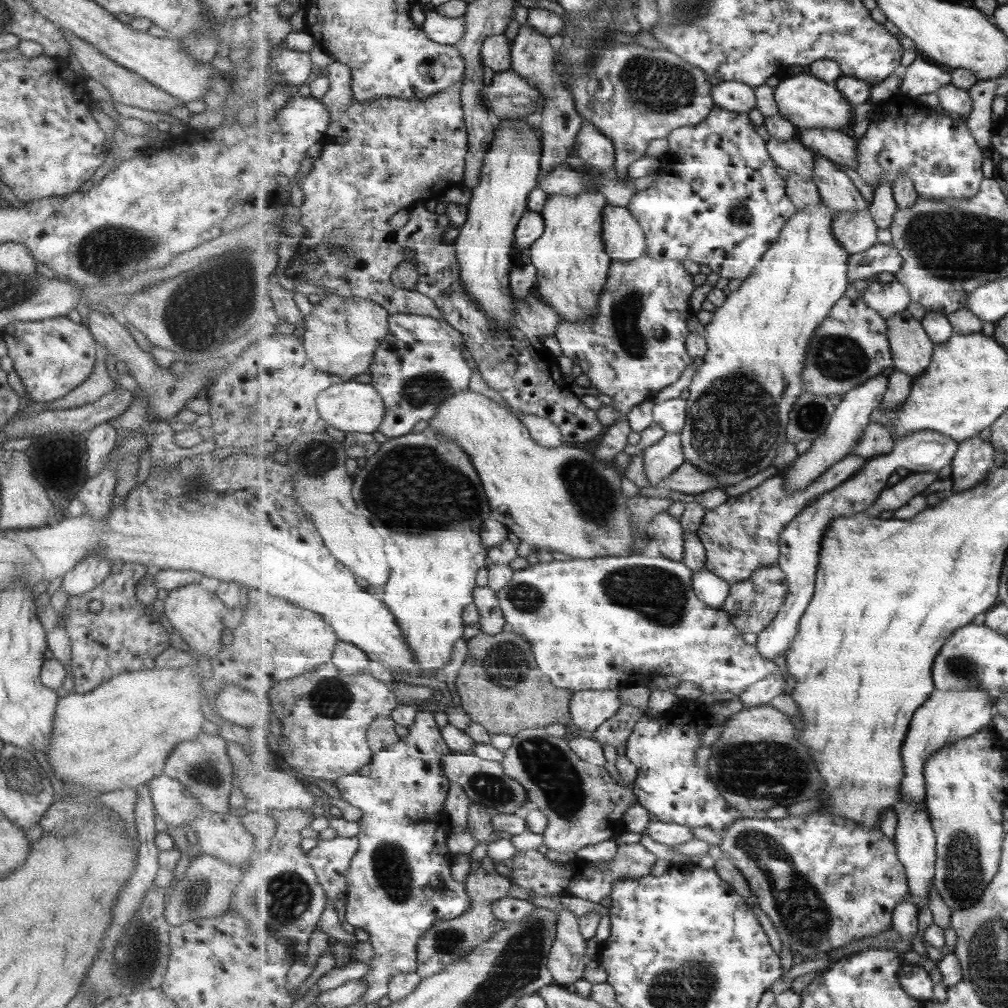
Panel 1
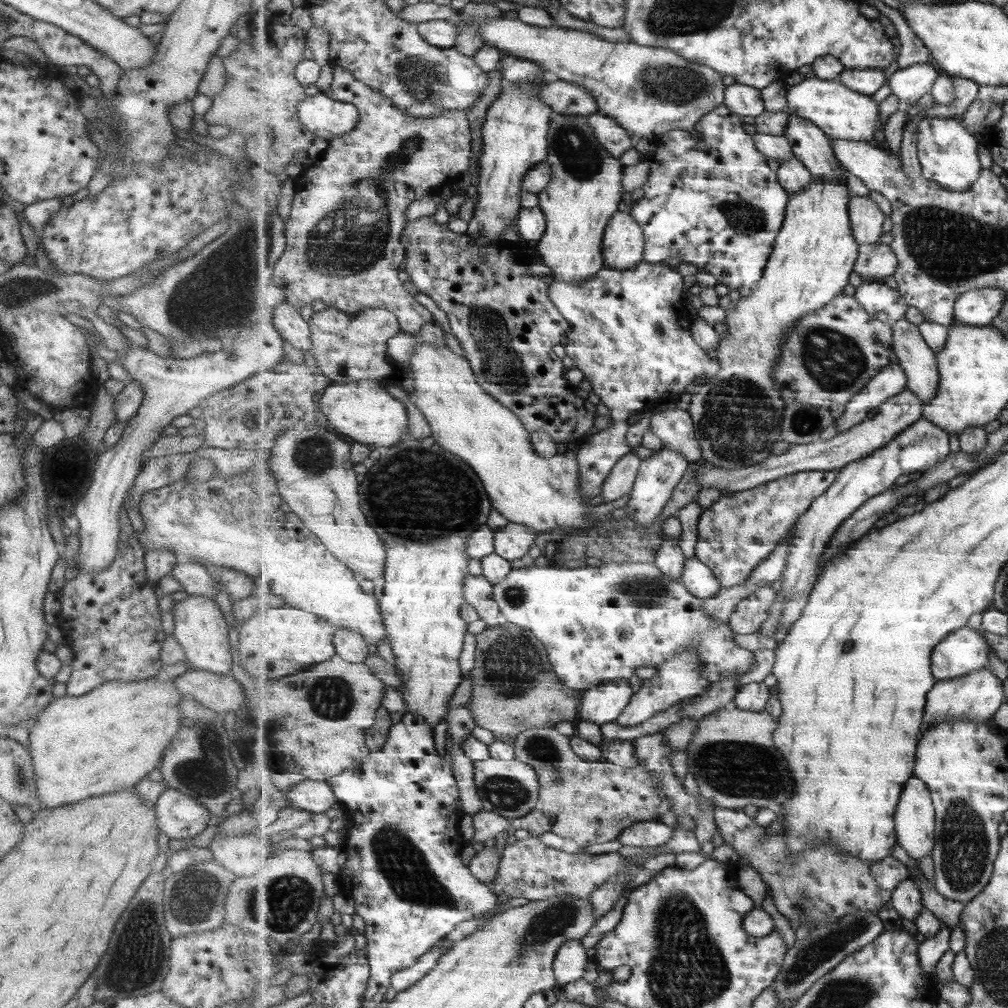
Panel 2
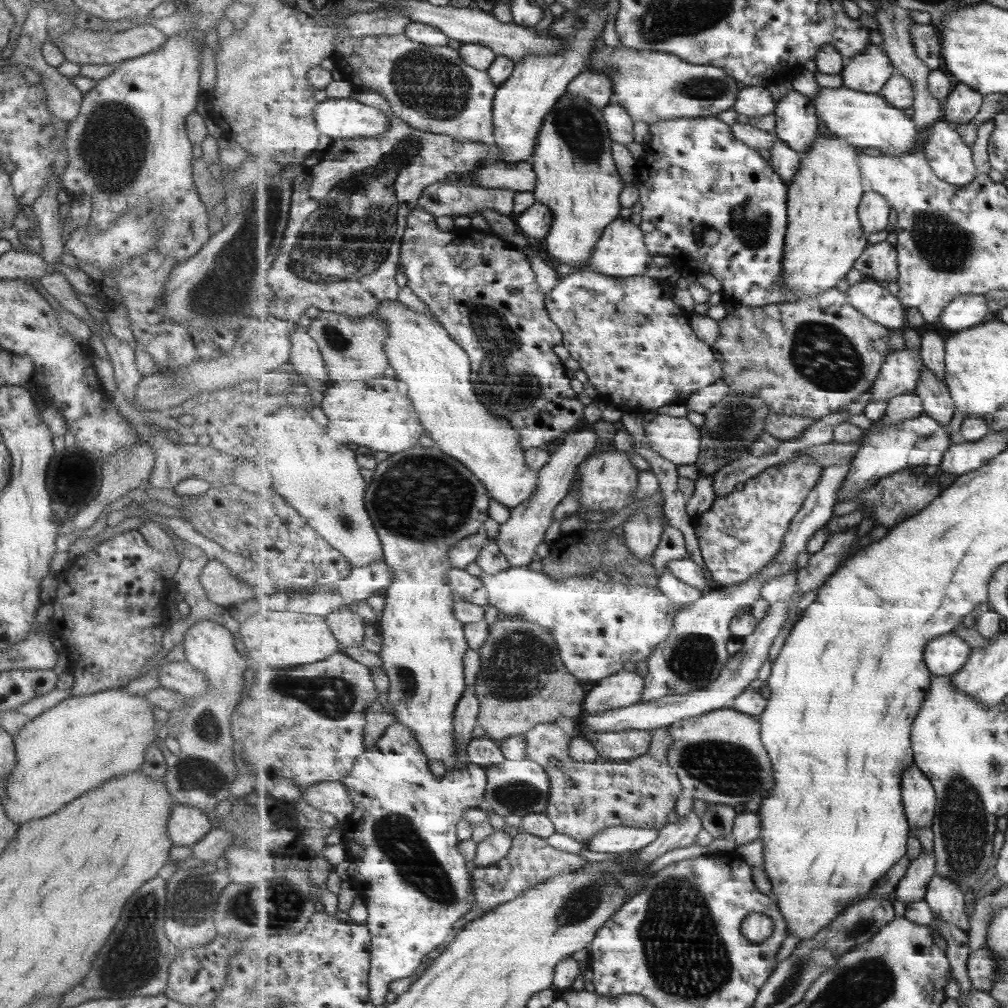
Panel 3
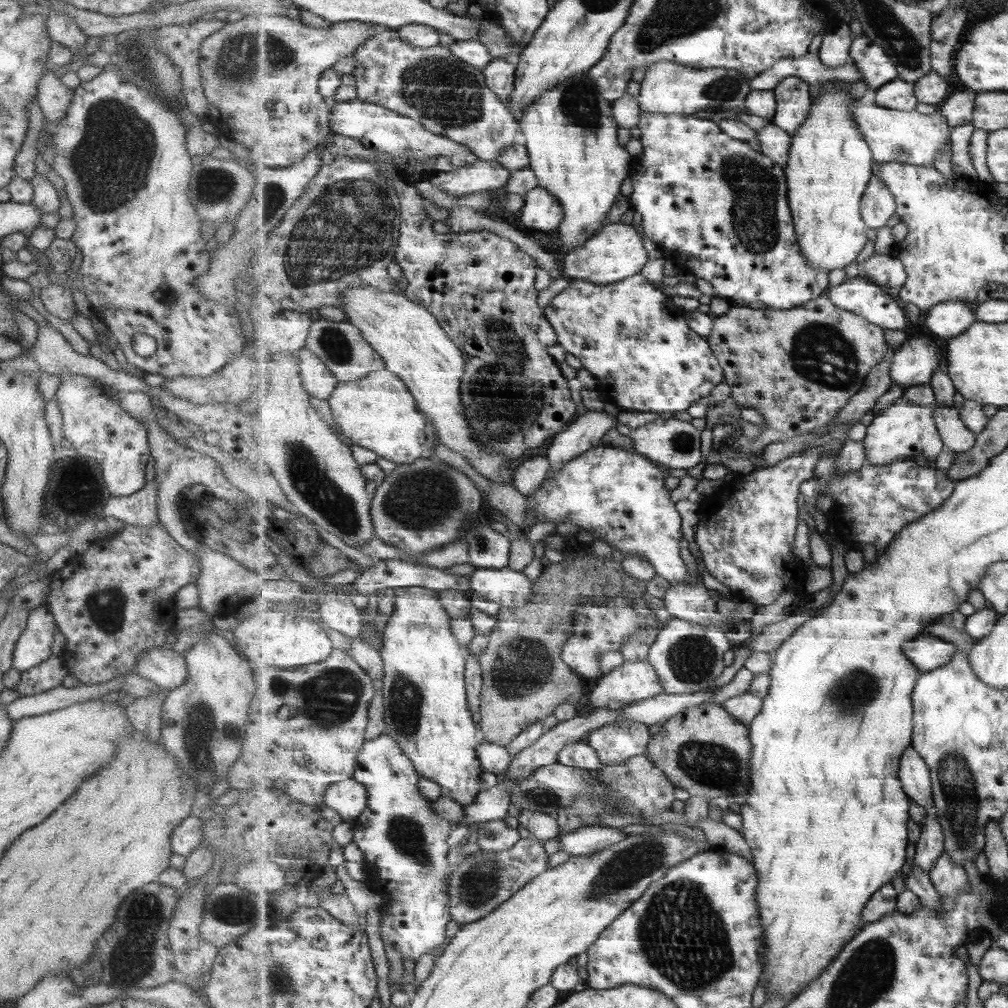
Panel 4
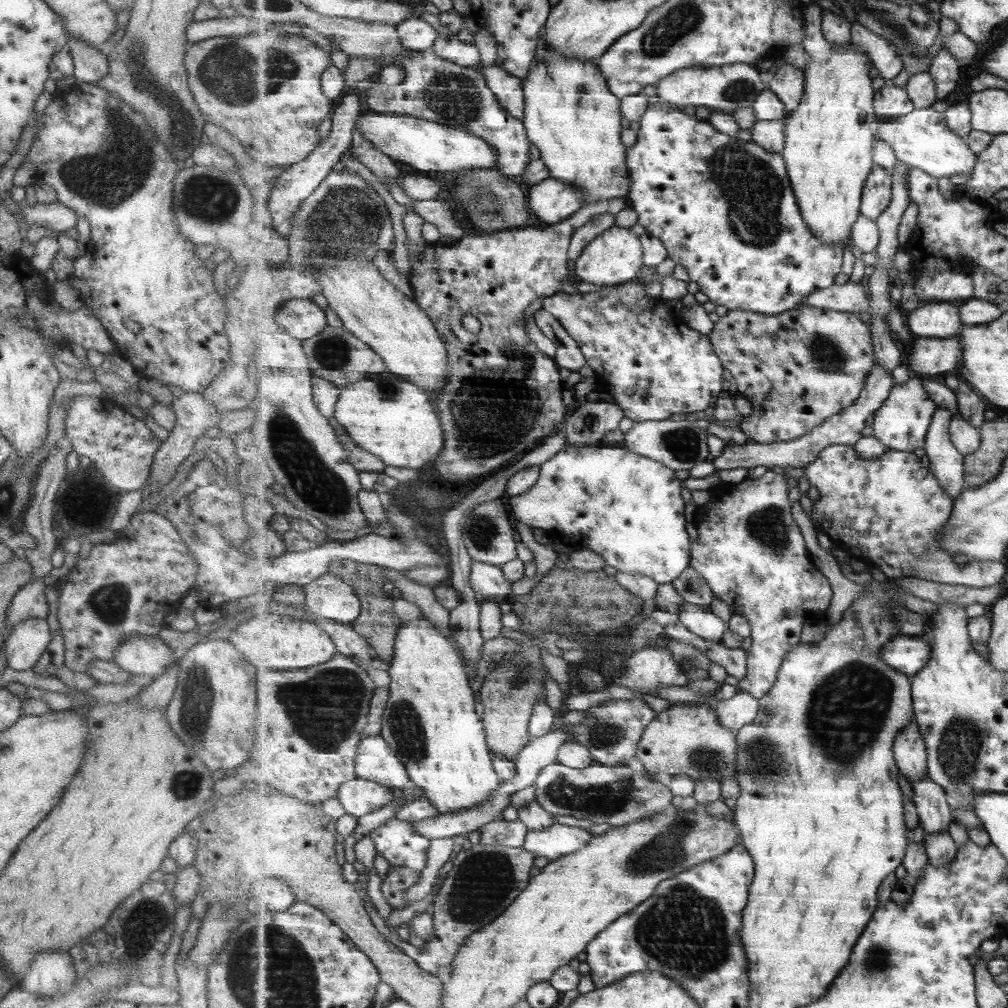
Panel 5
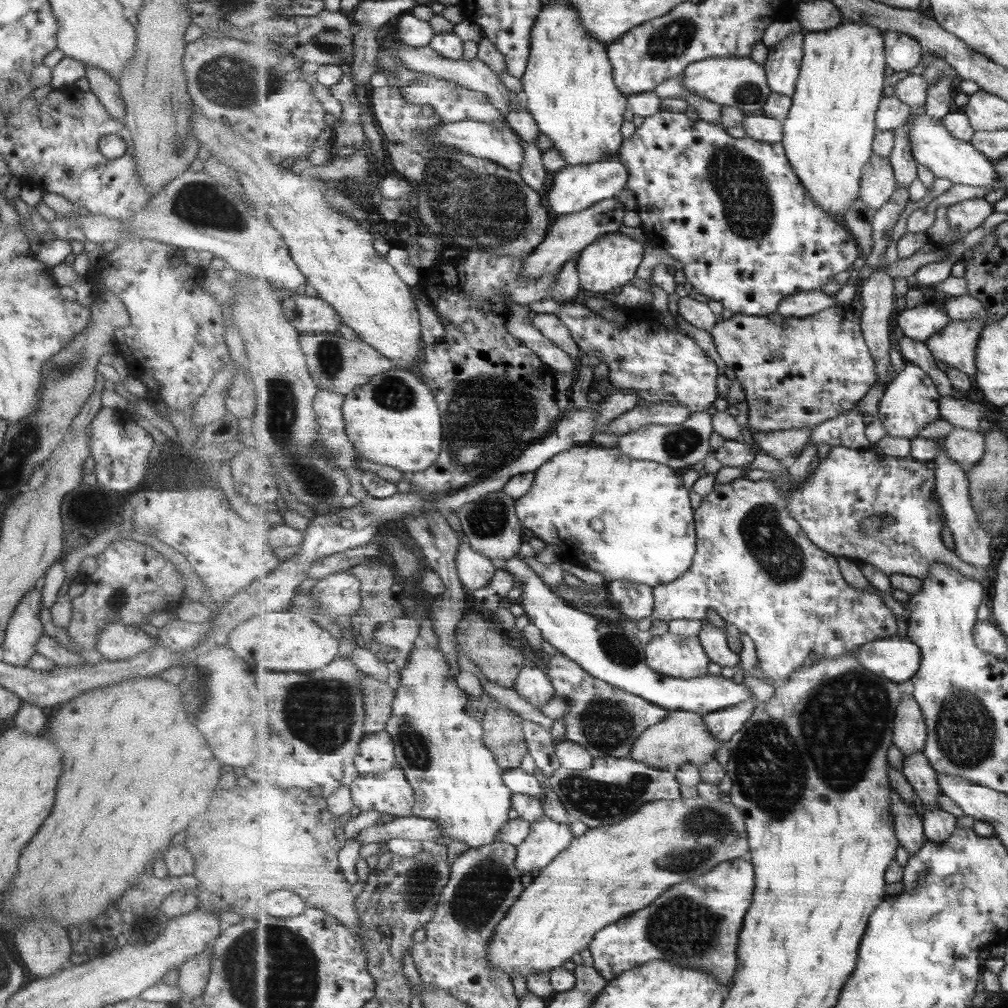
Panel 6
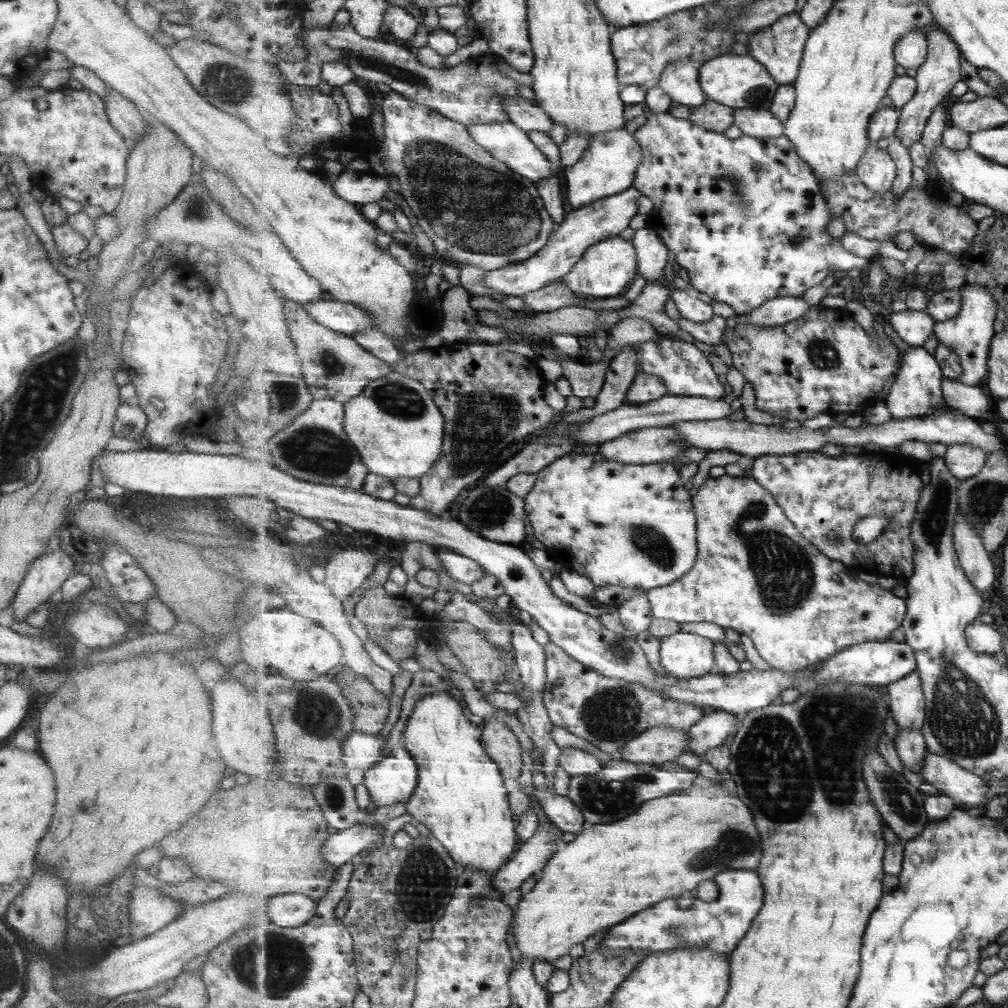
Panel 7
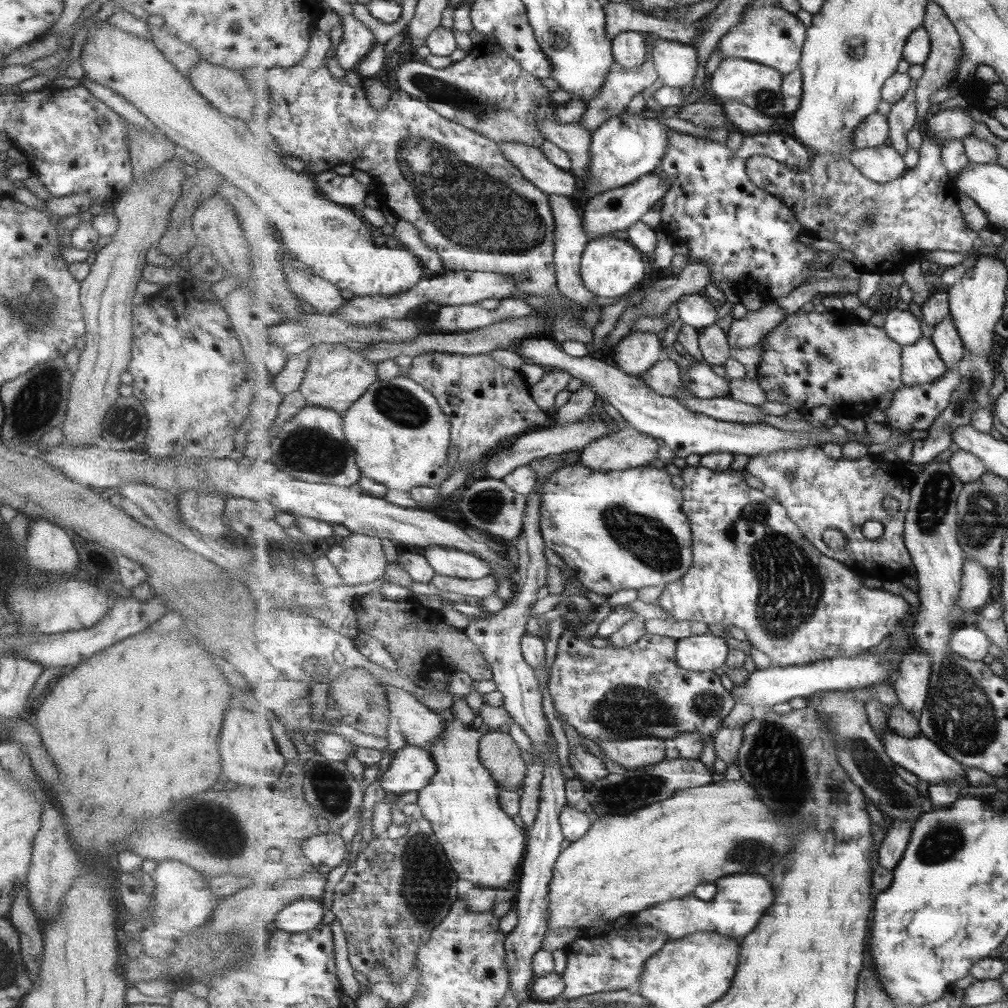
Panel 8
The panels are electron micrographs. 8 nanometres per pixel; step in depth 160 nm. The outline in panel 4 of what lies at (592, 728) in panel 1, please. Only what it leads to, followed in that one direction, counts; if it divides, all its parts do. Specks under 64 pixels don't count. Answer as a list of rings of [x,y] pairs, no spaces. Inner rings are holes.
[[[647,661],[624,663],[601,676],[590,694],[589,708],[605,708],[609,702],[638,703],[663,693],[653,664]]]

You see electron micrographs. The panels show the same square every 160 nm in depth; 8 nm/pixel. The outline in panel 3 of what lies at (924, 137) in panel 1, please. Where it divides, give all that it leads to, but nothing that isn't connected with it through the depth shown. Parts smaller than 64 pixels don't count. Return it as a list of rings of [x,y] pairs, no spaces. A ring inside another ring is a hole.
[[[942,118],[929,129],[925,140],[924,153],[939,179],[965,188],[977,179],[974,152],[963,142],[954,124]]]

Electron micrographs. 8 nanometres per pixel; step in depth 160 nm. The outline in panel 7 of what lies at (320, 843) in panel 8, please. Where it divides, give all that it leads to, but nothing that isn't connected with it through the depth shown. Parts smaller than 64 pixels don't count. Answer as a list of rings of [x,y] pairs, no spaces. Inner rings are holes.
[[[357,824],[330,835],[330,839],[324,844],[322,853],[331,866],[339,869],[351,863],[353,856],[375,847],[375,842],[384,838],[386,838],[386,832],[383,826],[376,829],[370,825]]]

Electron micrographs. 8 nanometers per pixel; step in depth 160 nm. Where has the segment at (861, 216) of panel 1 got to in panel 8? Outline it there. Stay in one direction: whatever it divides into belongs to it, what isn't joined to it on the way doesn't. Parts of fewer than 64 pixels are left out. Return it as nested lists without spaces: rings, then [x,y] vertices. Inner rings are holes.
[[[893,146],[854,150],[849,157],[865,177],[880,184],[902,178],[908,172],[905,160]]]

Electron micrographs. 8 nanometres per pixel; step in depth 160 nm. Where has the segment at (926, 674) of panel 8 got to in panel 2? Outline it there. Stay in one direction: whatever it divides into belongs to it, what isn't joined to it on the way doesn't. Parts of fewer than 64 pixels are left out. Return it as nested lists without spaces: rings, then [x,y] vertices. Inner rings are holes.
[[[913,775],[905,785],[895,813],[897,843],[915,861],[931,857],[936,848],[936,808],[929,787]]]

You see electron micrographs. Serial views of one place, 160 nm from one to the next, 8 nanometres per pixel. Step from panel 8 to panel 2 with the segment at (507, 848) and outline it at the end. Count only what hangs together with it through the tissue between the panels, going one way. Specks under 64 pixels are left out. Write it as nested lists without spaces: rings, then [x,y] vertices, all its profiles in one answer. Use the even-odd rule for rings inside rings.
[[[408,435],[403,440],[399,441],[397,444],[390,446],[387,449],[387,452],[381,456],[381,460],[376,460],[373,464],[368,465],[367,473],[363,481],[360,484],[360,493],[362,501],[360,502],[361,510],[368,516],[368,521],[375,527],[376,531],[381,535],[381,538],[384,539],[385,544],[388,548],[388,560],[386,565],[386,574],[385,574],[385,584],[384,584],[384,593],[382,594],[380,601],[381,612],[383,612],[383,616],[385,616],[385,626],[387,626],[388,632],[388,641],[390,642],[390,646],[392,647],[393,655],[395,656],[395,666],[398,668],[399,676],[401,677],[402,683],[404,684],[403,696],[407,701],[408,707],[410,708],[411,714],[417,714],[417,716],[423,716],[425,720],[427,720],[427,724],[431,726],[431,728],[437,728],[437,724],[441,722],[441,720],[445,720],[448,716],[449,708],[448,708],[448,700],[455,694],[454,690],[457,690],[457,687],[464,681],[461,666],[461,656],[463,654],[463,650],[465,648],[465,640],[467,634],[467,625],[468,623],[461,617],[461,608],[465,605],[467,601],[465,598],[465,579],[469,578],[471,571],[469,568],[469,563],[471,562],[470,554],[468,553],[468,540],[469,537],[472,536],[476,530],[479,530],[481,526],[487,524],[487,520],[489,520],[489,514],[491,514],[491,510],[494,509],[492,506],[492,499],[489,498],[488,491],[486,490],[484,482],[481,480],[481,477],[473,470],[473,467],[469,466],[468,462],[465,462],[462,458],[459,458],[456,454],[449,454],[447,450],[443,450],[439,443],[433,439],[432,437],[425,438],[425,440],[415,440],[415,438],[411,438],[411,435]]]

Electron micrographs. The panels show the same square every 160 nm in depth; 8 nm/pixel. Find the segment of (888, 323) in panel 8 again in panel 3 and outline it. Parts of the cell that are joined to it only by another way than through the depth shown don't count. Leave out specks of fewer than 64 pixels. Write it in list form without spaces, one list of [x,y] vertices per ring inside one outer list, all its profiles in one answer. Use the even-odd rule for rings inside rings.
[[[966,294],[957,297],[942,314],[937,324],[946,335],[960,330],[972,329],[993,318],[988,298],[984,294]]]

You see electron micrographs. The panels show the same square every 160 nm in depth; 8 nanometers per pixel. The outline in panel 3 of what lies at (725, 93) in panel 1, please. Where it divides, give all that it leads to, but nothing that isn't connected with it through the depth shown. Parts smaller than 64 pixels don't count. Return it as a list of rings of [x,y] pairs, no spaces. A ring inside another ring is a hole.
[[[745,86],[737,95],[733,110],[748,118],[776,114],[777,102],[770,90],[762,86]]]

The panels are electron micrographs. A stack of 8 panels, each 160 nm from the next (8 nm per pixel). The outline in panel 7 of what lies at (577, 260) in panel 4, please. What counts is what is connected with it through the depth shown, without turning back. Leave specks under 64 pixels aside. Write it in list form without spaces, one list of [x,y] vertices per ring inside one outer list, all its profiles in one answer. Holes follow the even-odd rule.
[[[614,237],[591,246],[585,252],[584,257],[574,266],[574,269],[559,281],[563,281],[571,290],[582,296],[606,299],[623,296],[638,277],[639,272],[640,266],[636,247],[631,241]]]

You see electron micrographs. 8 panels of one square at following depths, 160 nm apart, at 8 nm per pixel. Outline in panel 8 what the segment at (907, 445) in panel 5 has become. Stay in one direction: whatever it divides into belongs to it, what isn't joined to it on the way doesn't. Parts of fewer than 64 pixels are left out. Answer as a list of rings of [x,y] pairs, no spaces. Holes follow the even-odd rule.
[[[931,337],[904,346],[903,363],[905,387],[929,385],[947,374],[948,369]]]

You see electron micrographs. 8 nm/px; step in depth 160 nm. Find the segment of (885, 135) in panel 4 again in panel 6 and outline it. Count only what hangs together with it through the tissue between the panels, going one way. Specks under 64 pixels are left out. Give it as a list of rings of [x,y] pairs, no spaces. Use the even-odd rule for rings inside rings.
[[[924,109],[920,110],[919,116],[913,120],[913,126],[909,133],[911,133],[909,139],[911,139],[915,161],[918,165],[929,168],[936,178],[947,179],[953,184],[987,187],[990,191],[1001,187],[993,162],[981,153],[972,142],[955,138],[945,128],[943,121],[935,120]]]

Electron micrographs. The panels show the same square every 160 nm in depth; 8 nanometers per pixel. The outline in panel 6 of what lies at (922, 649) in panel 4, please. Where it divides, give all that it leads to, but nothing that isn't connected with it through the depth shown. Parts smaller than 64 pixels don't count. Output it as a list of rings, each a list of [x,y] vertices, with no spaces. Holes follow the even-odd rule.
[[[905,637],[880,639],[856,651],[857,662],[893,682],[907,682],[921,668],[921,648]]]

